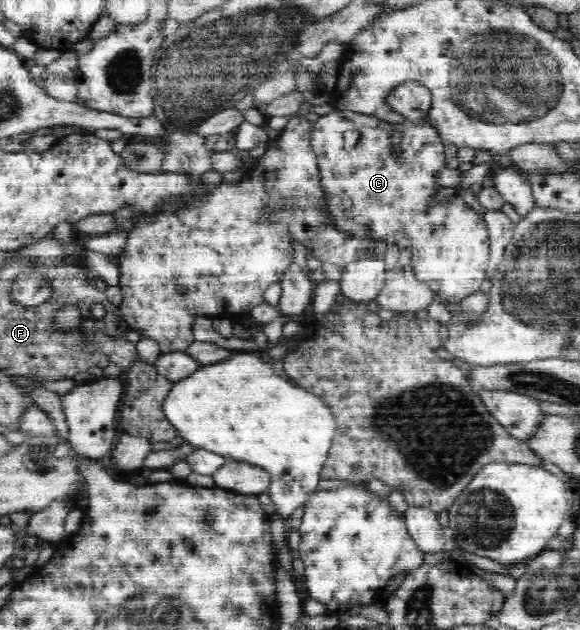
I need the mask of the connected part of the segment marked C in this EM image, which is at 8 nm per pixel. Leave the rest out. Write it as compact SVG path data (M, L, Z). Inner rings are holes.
M405 82L400 83L395 87L391 94L387 97L388 107L392 108L394 116L400 118L398 123L389 123L387 120L378 119L373 115L363 115L360 112L335 110L319 117L319 119L313 123L311 145L312 150L317 155L317 162L319 164L319 170L321 175L321 184L323 185L326 201L328 202L329 216L331 216L332 223L344 233L353 235L355 238L367 238L373 239L375 242L383 241L384 243L397 243L397 245L411 245L415 247L413 249L413 273L415 277L421 280L422 284L429 286L429 289L434 293L439 293L439 298L443 297L443 302L453 303L461 301L463 297L469 296L471 293L478 291L481 287L481 283L486 279L488 261L490 259L490 236L488 235L488 227L483 223L483 217L475 213L475 209L465 205L461 199L453 199L441 207L431 207L427 205L427 201L439 191L437 189L437 183L435 183L435 171L443 169L445 167L445 150L446 146L441 141L441 136L437 133L437 130L428 123L428 111L432 104L432 94L429 89L421 85L419 82ZM397 141L399 149L403 152L403 158L399 160L393 160L391 155L391 149L393 149L393 142Z

